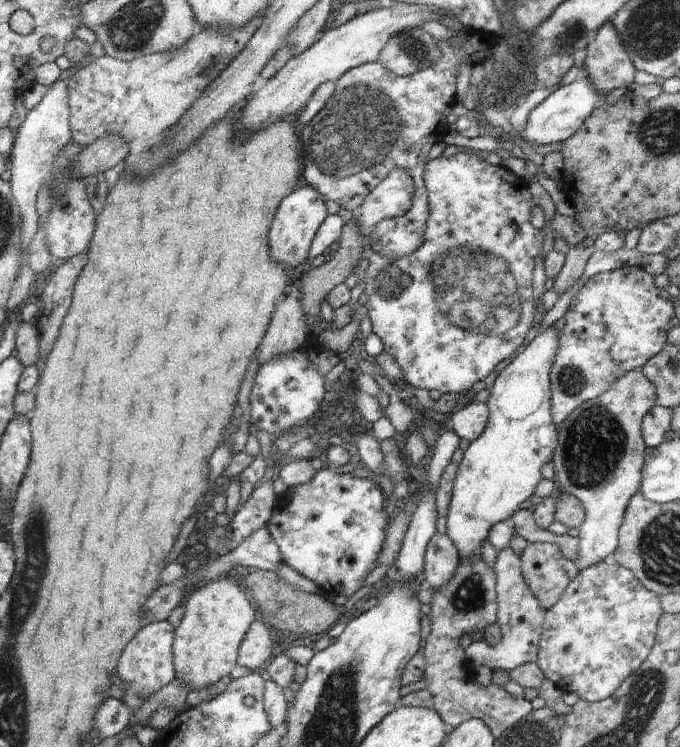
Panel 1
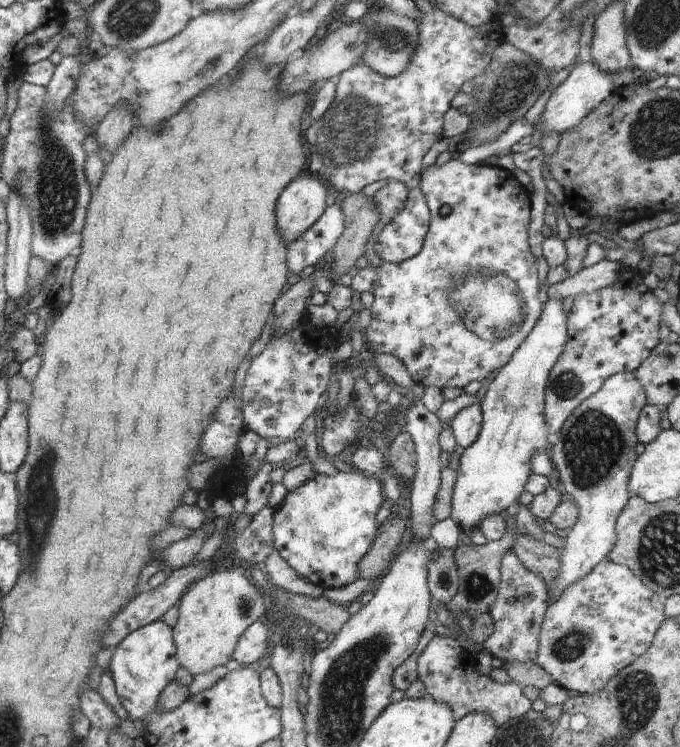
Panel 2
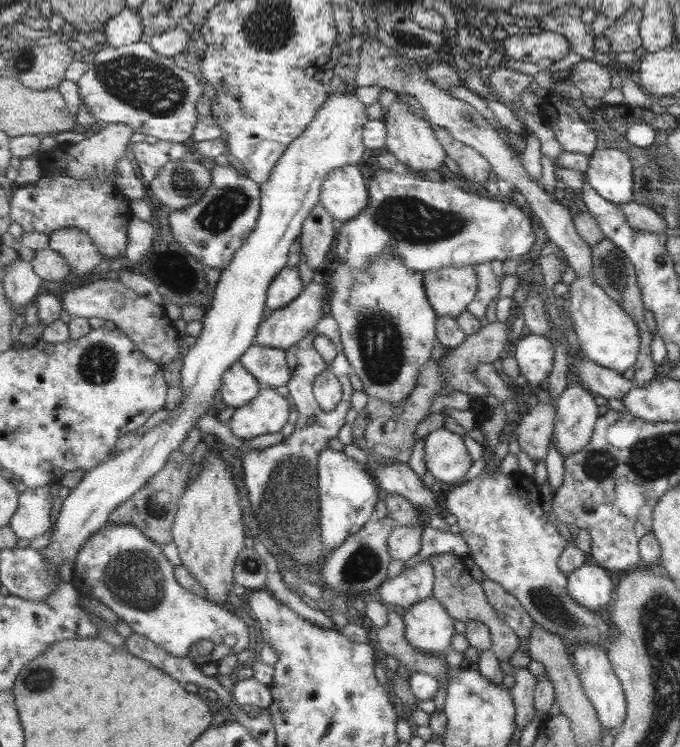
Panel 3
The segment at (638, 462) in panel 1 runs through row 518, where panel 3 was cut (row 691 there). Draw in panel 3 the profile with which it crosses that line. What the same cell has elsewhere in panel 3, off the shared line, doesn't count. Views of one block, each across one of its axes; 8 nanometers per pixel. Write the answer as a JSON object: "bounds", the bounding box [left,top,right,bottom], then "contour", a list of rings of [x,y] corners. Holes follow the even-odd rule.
{"bounds":[571,646,626,731],"contour":[[[587,646],[575,648],[571,656],[571,663],[575,667],[583,692],[595,709],[597,720],[602,728],[616,731],[626,713],[626,702],[622,693],[619,679],[613,672],[612,665],[607,659],[604,648]]]}

